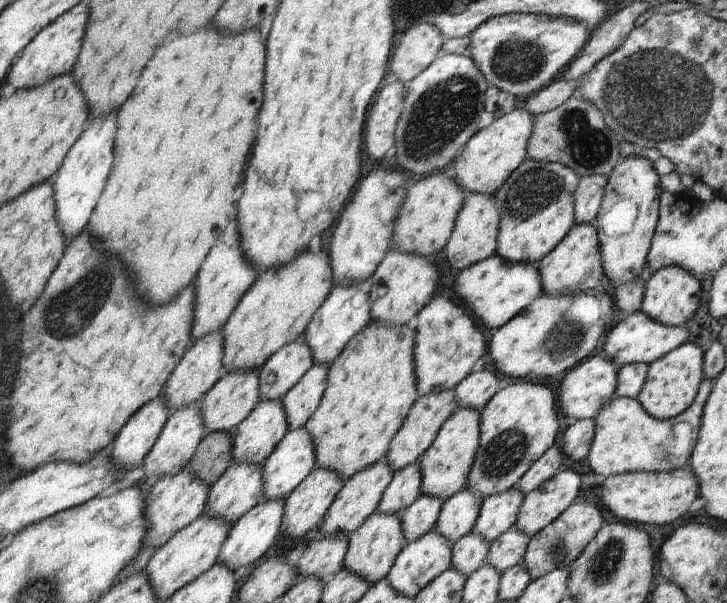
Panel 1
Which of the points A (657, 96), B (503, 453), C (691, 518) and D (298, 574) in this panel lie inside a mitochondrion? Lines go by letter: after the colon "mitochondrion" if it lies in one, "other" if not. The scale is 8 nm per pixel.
A: mitochondrion
B: mitochondrion
C: other
D: other

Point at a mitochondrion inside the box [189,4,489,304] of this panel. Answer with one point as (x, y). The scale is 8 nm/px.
(439, 116)

